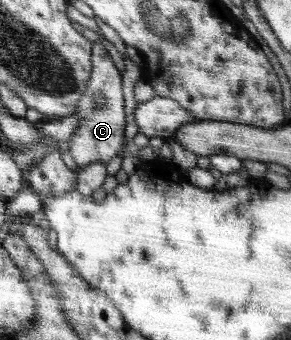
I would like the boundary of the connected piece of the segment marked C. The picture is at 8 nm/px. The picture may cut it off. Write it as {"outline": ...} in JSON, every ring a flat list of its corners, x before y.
{"outline":[[92,43,92,69,91,76,89,76,89,82,86,90,83,92,81,99,76,103,76,111,73,114,80,117,80,126,77,131,73,132,71,140,67,142,71,157,75,159,75,163,79,165,80,169,93,163,93,161,102,161,107,163,110,159,113,159,117,154,121,154,127,150,127,142,125,142,125,126,126,115,124,108,124,95,122,92,122,73,119,72,113,64,113,59,109,55,107,48,99,43]]}

